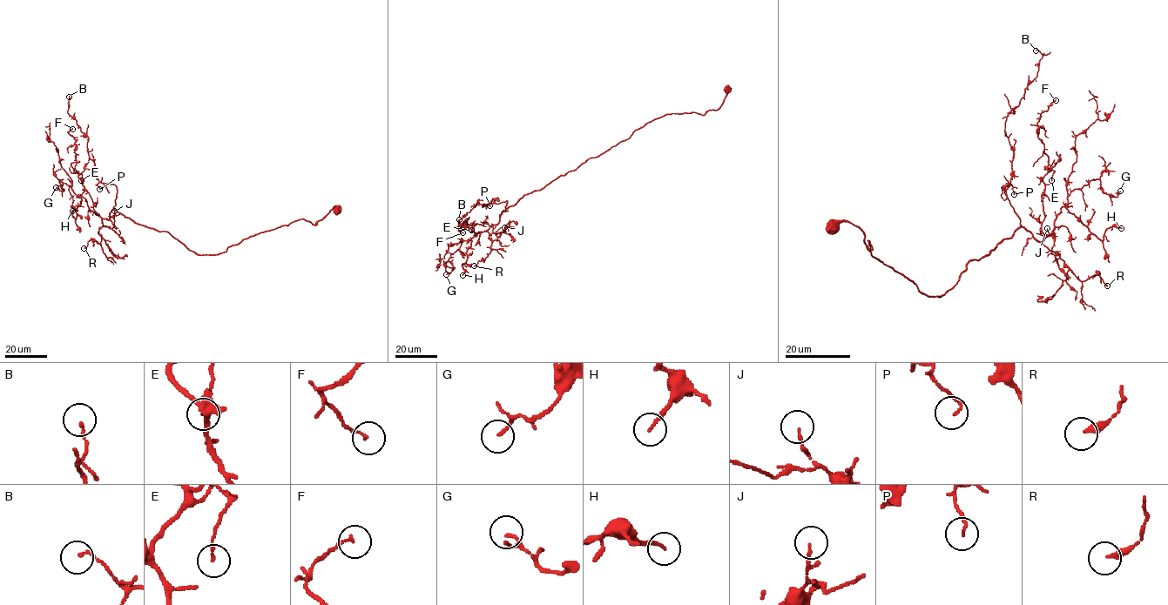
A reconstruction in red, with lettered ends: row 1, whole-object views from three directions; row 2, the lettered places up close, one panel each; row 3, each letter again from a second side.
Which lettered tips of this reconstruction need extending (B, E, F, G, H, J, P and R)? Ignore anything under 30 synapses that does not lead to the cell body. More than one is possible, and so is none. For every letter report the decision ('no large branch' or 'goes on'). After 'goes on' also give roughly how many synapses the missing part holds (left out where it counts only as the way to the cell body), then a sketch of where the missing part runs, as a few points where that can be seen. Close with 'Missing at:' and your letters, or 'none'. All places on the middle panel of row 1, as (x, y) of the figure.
B: no large branch
E: no large branch
F: no large branch
G: no large branch
H: no large branch
J: no large branch
P: no large branch
R: no large branch
Missing at: none

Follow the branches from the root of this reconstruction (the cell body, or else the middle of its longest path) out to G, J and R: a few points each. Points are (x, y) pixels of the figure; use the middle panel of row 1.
G: (727, 89), (717, 110), (654, 118), (525, 194), (496, 224), (462, 242), (450, 254), (452, 270), (446, 274)
J: (727, 89), (717, 110), (654, 118), (627, 139), (525, 194), (502, 211), (492, 231), (500, 233), (504, 227)
R: (727, 89), (717, 110), (654, 118), (627, 139), (525, 194), (492, 225), (491, 251), (474, 265)

